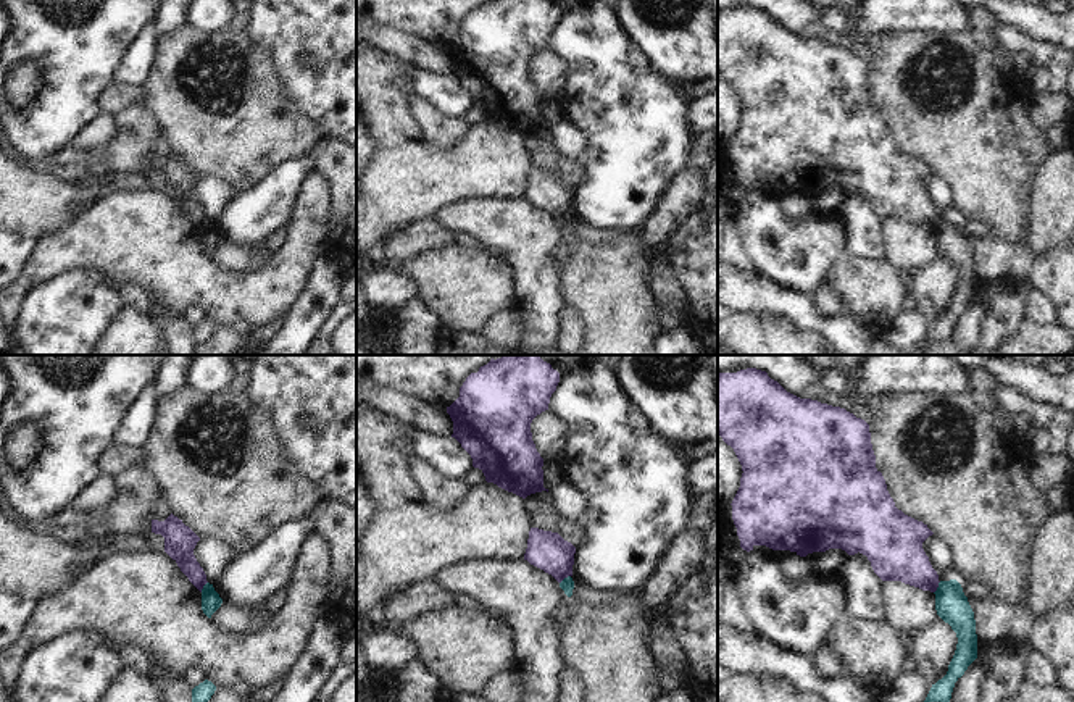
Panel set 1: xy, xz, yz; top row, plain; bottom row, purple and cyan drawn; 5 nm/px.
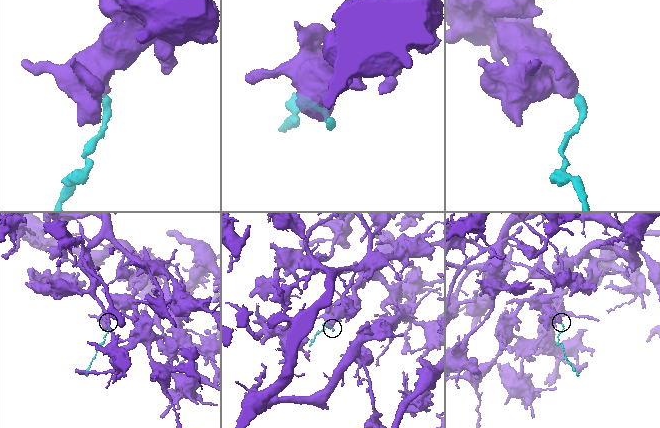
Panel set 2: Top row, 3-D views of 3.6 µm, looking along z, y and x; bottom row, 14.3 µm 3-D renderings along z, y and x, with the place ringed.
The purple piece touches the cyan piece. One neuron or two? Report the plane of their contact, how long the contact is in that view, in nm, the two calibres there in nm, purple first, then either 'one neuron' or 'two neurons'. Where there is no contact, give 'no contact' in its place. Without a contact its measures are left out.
contact in yz; length 70 nm; calibres 260 and 170 nm; two neurons

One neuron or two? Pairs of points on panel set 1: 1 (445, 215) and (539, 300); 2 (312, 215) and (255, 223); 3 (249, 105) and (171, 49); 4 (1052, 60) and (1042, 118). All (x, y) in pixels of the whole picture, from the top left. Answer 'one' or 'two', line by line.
1: one
2: two
3: one
4: two

